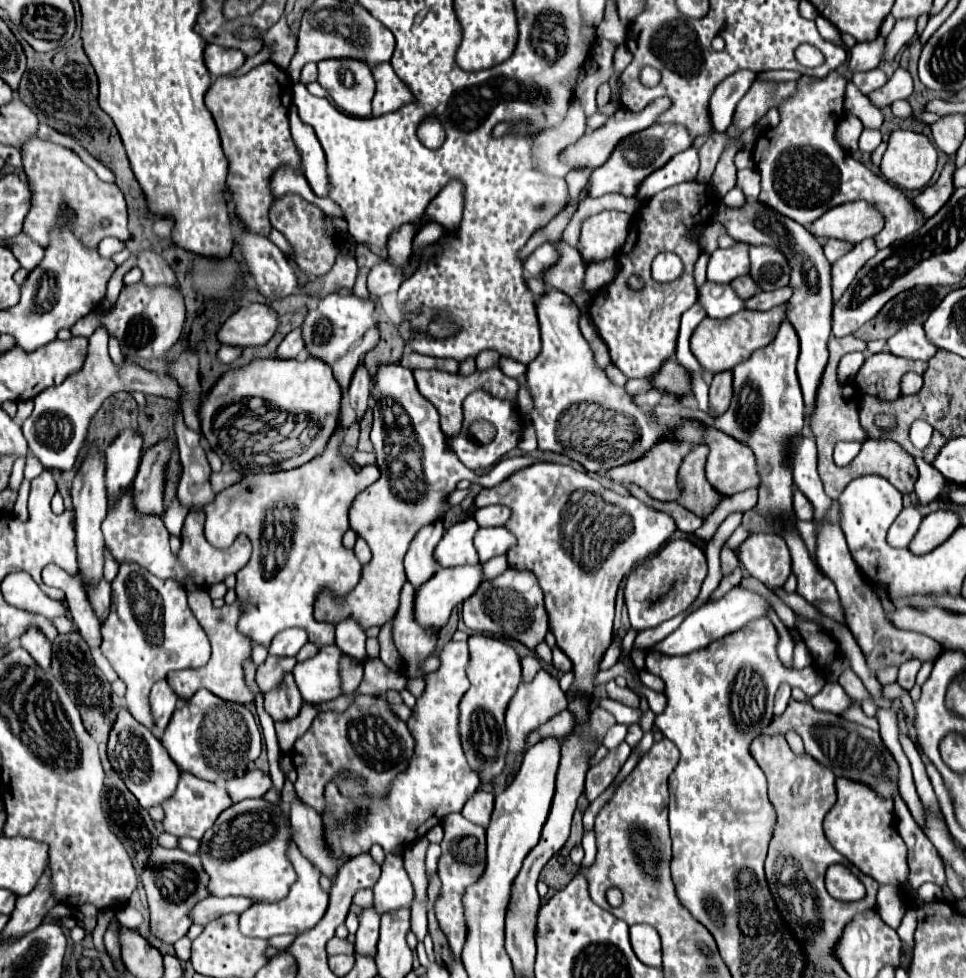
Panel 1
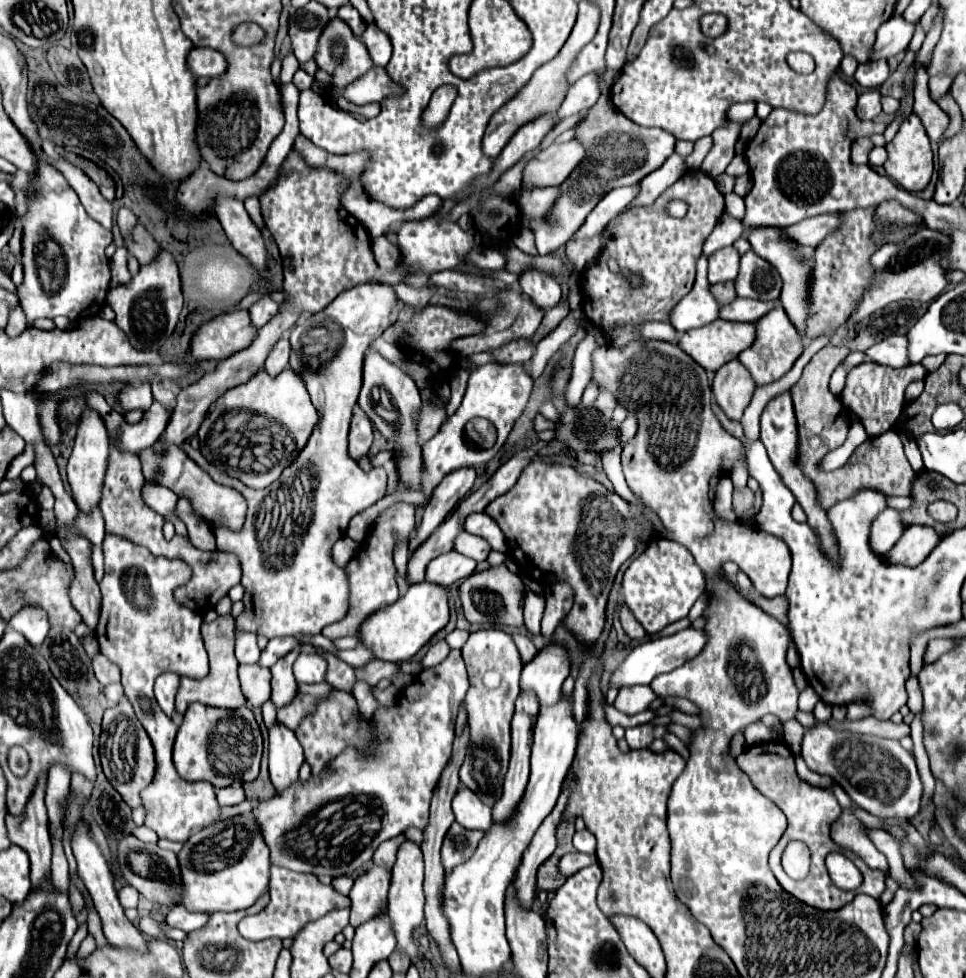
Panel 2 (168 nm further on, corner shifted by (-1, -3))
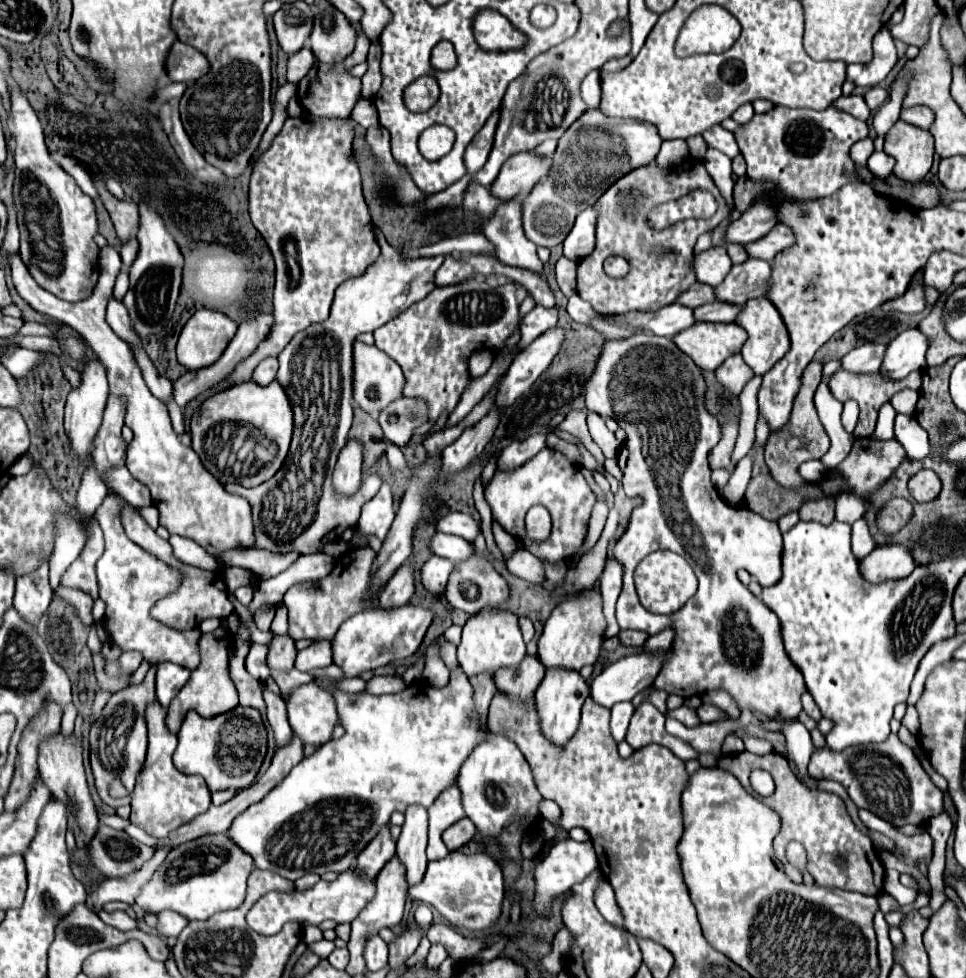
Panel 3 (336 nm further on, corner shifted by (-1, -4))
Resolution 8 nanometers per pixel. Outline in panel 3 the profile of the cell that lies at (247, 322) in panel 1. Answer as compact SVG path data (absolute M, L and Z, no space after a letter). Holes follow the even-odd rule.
M197 310L179 334L177 360L187 370L211 366L219 360L235 332L237 324L223 312Z

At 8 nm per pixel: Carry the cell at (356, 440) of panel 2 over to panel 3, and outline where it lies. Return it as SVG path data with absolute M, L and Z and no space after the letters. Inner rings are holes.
M349 440L341 450L333 472L333 484L337 492L347 496L351 492L357 492L361 484L361 464L363 464L363 442Z

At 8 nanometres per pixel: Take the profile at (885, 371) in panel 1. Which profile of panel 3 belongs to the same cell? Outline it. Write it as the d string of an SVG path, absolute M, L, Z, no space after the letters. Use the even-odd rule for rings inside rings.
M839 370L831 376L829 380L829 388L833 392L833 396L839 400L839 402L845 402L845 400L855 400L859 404L859 422L857 422L857 428L853 432L853 436L857 438L865 438L869 434L873 434L875 430L875 422L877 422L877 412L883 404L887 404L897 392L905 390L905 388L915 388L919 390L921 388L921 372L911 372L907 378L903 380L887 380L885 376L881 374L853 374L853 372L847 372L847 370Z

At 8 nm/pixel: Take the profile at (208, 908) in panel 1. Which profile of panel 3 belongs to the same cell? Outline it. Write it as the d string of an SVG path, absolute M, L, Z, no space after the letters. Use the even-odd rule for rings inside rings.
M161 912L159 914L159 924L157 924L157 932L165 938L171 936L179 936L181 930L189 924L189 920L177 912Z

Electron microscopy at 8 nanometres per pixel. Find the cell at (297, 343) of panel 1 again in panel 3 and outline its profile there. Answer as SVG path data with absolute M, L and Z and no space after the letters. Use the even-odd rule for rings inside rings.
M265 358L265 360L255 368L253 380L255 380L257 384L261 384L261 386L267 386L267 384L271 384L271 382L275 380L277 368L279 368L277 358Z

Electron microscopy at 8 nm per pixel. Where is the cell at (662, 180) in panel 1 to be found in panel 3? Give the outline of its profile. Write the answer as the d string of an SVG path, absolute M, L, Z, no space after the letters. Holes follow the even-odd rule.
M587 208L577 216L577 222L573 226L573 230L567 234L565 238L565 248L563 254L573 260L579 262L585 256L589 256L589 252L595 248L595 226L597 226L597 208Z

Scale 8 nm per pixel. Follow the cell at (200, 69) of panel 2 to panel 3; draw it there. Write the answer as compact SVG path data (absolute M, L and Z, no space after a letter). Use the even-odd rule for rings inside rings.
M175 42L167 56L167 74L173 82L191 82L199 80L211 68L209 60L195 48Z

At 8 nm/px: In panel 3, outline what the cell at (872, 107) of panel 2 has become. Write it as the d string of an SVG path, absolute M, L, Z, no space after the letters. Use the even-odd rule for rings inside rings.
M841 96L833 104L835 104L835 108L845 108L845 112L851 112L851 116L855 116L859 120L867 120L871 116L871 110L863 96Z

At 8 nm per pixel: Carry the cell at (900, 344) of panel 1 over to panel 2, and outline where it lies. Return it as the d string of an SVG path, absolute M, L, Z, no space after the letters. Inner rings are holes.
M889 335L887 339L875 343L873 347L869 347L865 351L865 359L877 363L877 365L885 365L885 367L905 367L909 365L907 359L907 337L903 335Z

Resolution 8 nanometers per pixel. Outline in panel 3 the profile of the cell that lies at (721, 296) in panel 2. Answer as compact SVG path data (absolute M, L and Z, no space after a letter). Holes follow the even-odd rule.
M695 282L695 286L689 288L689 292L683 292L683 296L679 296L677 302L683 306L689 306L689 308L697 308L697 306L703 306L703 304L709 304L715 300L717 300L717 296L715 296L713 286Z

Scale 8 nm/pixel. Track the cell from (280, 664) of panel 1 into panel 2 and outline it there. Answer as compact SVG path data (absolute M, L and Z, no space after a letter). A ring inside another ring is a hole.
M239 665L241 691L249 707L261 707L271 697L269 679L271 679L269 669L263 669L259 665Z

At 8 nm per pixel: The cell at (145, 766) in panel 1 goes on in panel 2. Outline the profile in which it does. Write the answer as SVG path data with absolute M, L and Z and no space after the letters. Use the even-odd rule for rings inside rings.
M123 697L115 707L107 709L103 715L99 755L101 755L103 773L111 781L115 791L123 797L123 801L129 807L139 807L141 805L139 791L145 789L155 775L155 755L153 755L151 739L143 729L143 725L139 723L139 719L135 717L127 697Z

